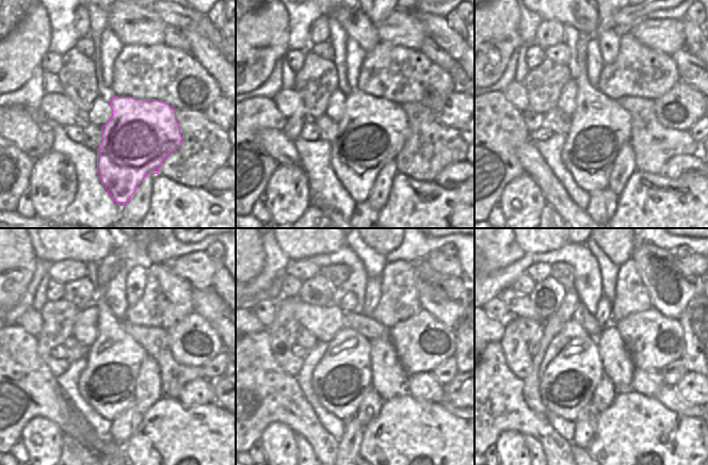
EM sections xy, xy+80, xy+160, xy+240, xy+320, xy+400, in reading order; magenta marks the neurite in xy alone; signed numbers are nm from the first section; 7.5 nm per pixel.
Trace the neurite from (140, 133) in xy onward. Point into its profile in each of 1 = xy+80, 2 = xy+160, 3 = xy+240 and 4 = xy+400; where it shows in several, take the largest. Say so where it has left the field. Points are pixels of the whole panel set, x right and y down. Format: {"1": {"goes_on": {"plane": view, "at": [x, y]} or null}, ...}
{"1": {"goes_on": {"plane": "xy+80", "at": [372, 130]}}, "2": {"goes_on": {"plane": "xy+160", "at": [599, 127]}}, "3": {"goes_on": {"plane": "xy+240", "at": [107, 384]}}, "4": {"goes_on": {"plane": "xy+400", "at": [566, 386]}}}

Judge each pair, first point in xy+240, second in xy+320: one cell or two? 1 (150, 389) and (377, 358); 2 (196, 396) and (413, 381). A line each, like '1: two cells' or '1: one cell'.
1: one cell
2: one cell

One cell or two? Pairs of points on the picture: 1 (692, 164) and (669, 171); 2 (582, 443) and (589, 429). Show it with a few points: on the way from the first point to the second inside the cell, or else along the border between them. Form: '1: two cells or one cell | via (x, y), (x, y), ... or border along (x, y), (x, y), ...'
1: one cell | via (687, 166), (674, 169)
2: one cell | via (582, 439), (585, 432)

